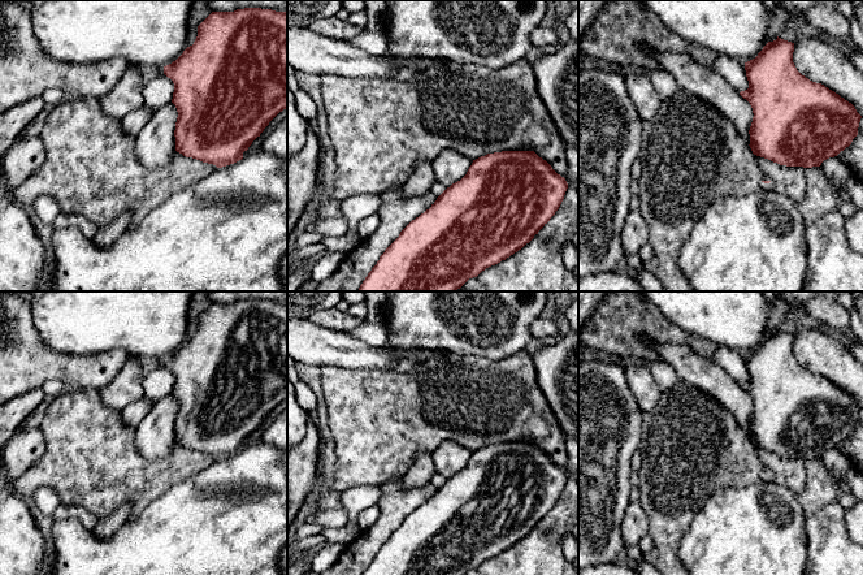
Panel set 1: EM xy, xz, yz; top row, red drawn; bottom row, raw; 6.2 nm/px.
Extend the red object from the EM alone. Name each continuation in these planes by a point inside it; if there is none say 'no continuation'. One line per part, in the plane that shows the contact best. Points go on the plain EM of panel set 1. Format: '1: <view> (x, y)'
no continuation

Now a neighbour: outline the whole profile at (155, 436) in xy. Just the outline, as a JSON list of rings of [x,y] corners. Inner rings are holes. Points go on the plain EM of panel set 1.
[[[170,393],[152,405],[135,428],[135,446],[148,461],[165,459],[175,442],[175,414],[178,403]]]

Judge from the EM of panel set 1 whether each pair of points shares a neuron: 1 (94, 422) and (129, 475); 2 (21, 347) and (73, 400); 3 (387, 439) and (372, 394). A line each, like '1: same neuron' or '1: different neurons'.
1: same neuron
2: different neurons
3: same neuron

